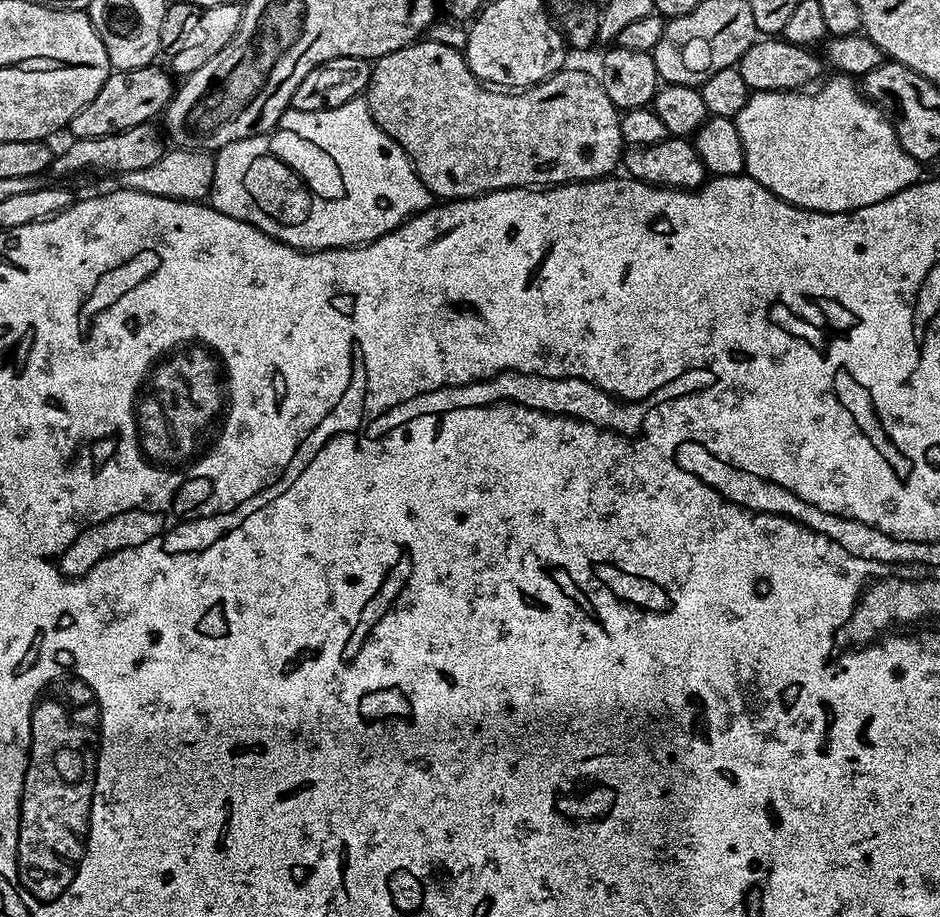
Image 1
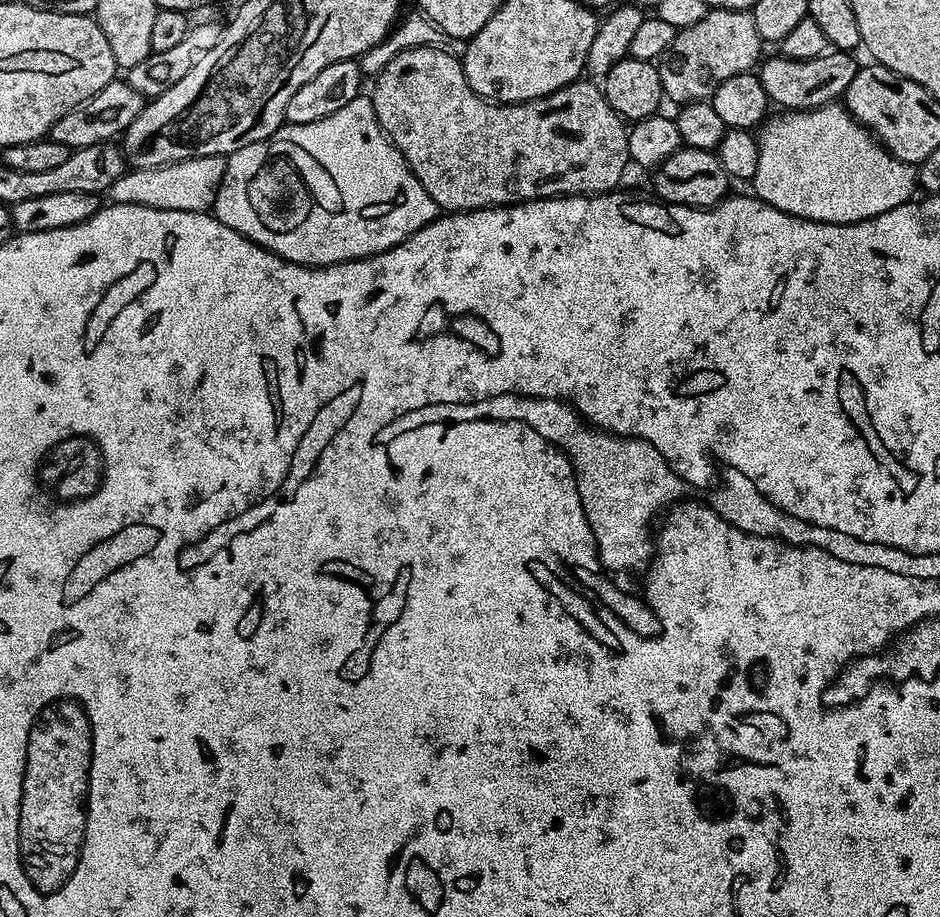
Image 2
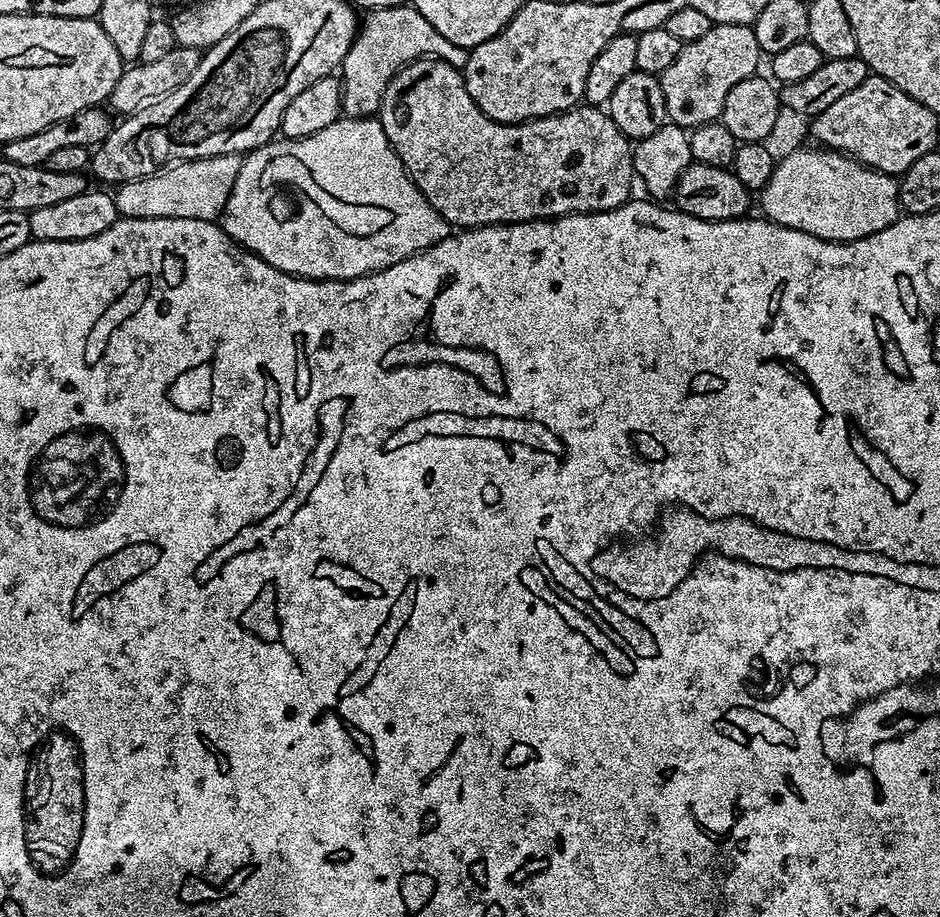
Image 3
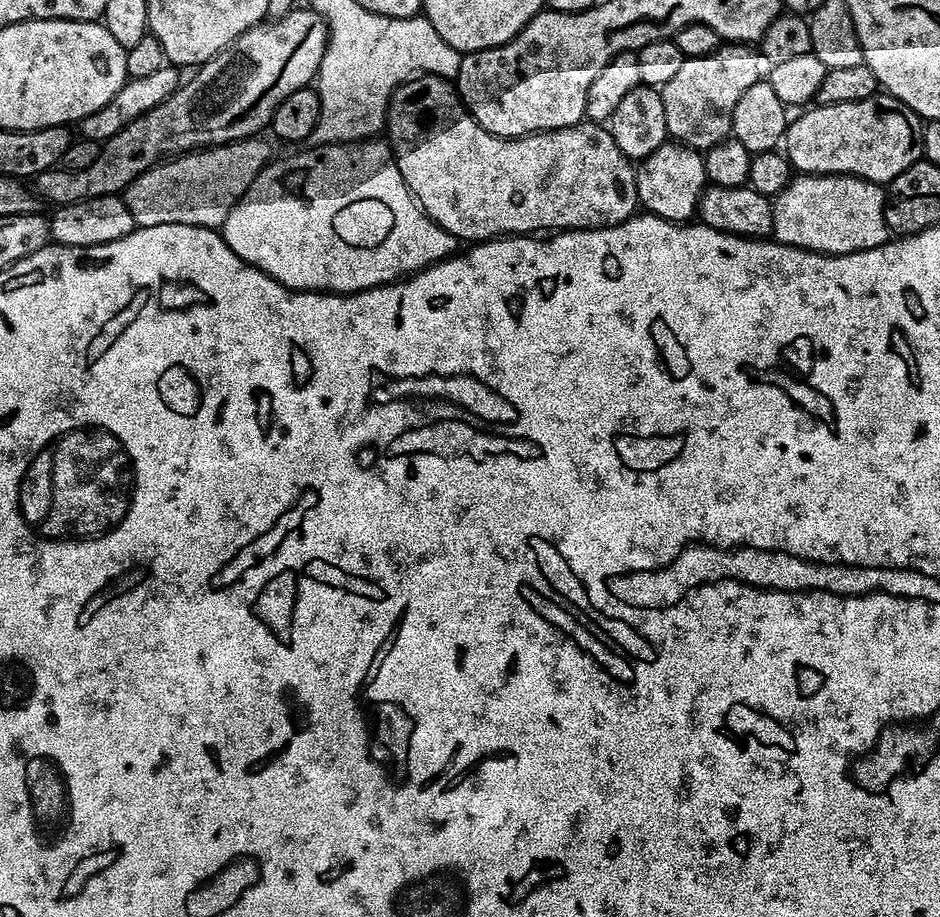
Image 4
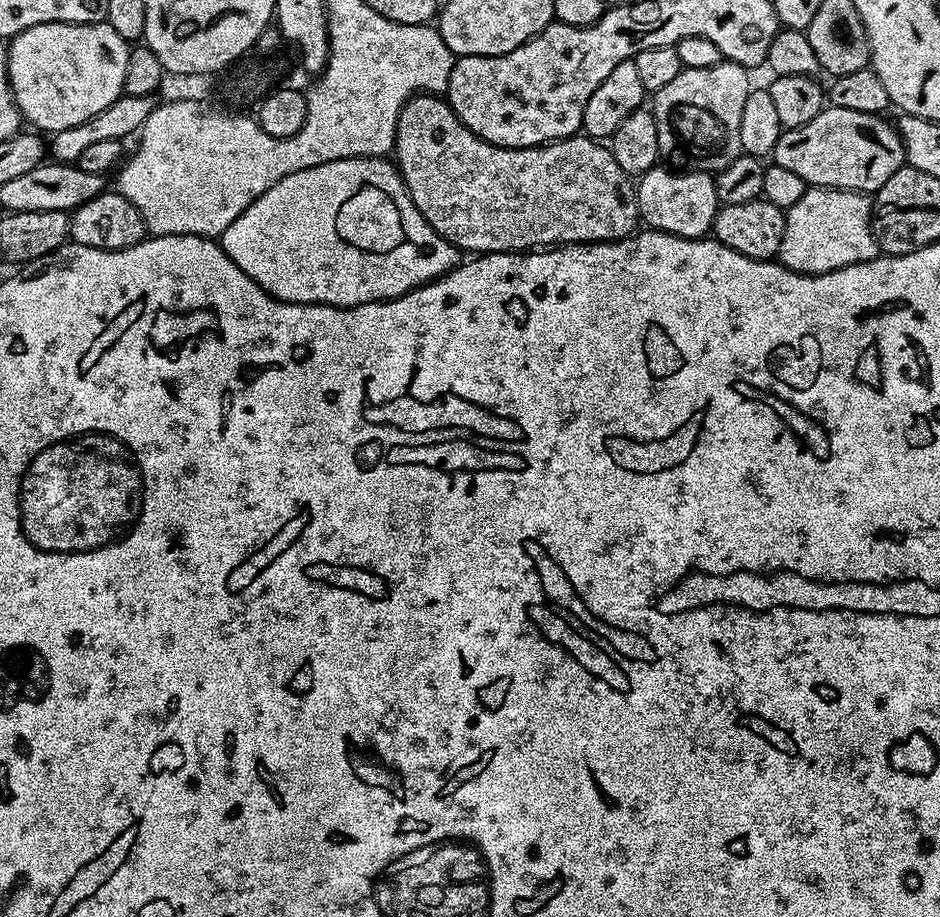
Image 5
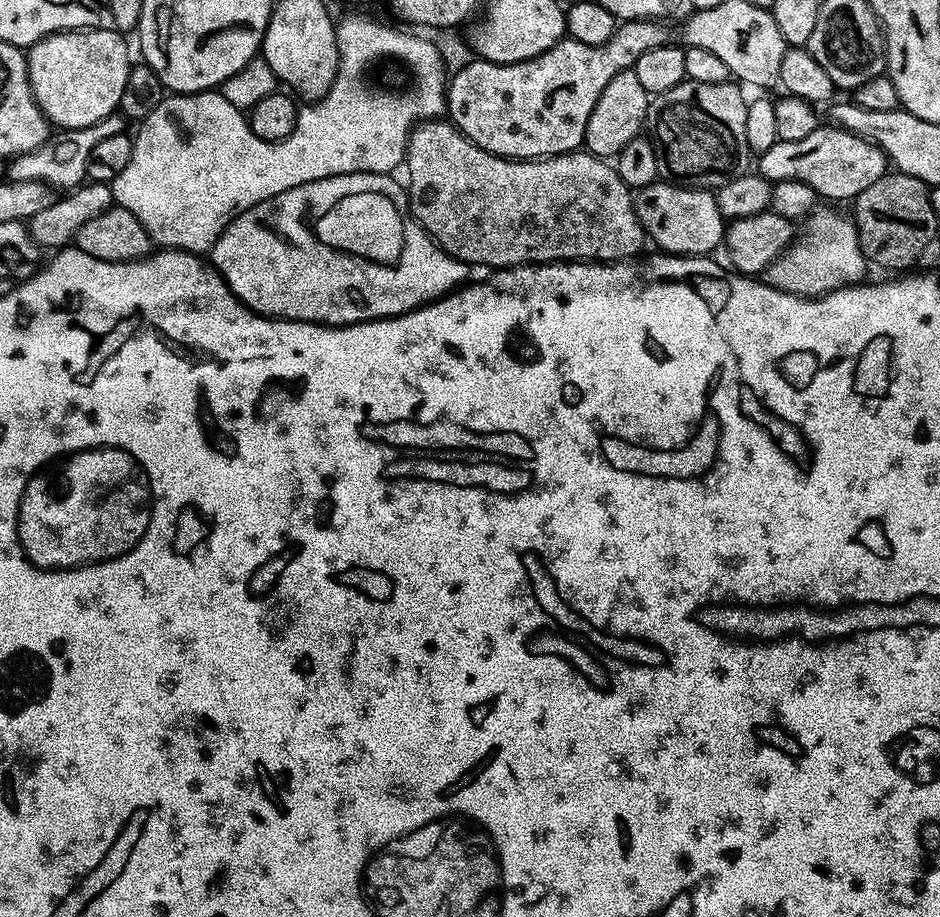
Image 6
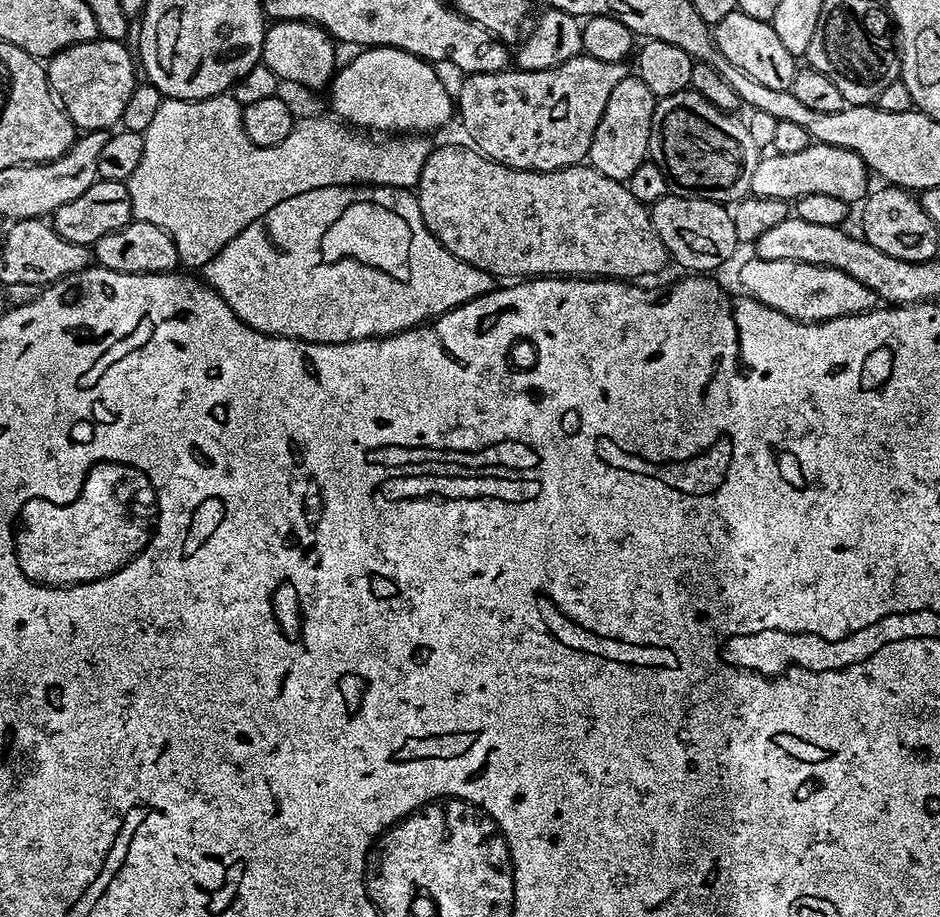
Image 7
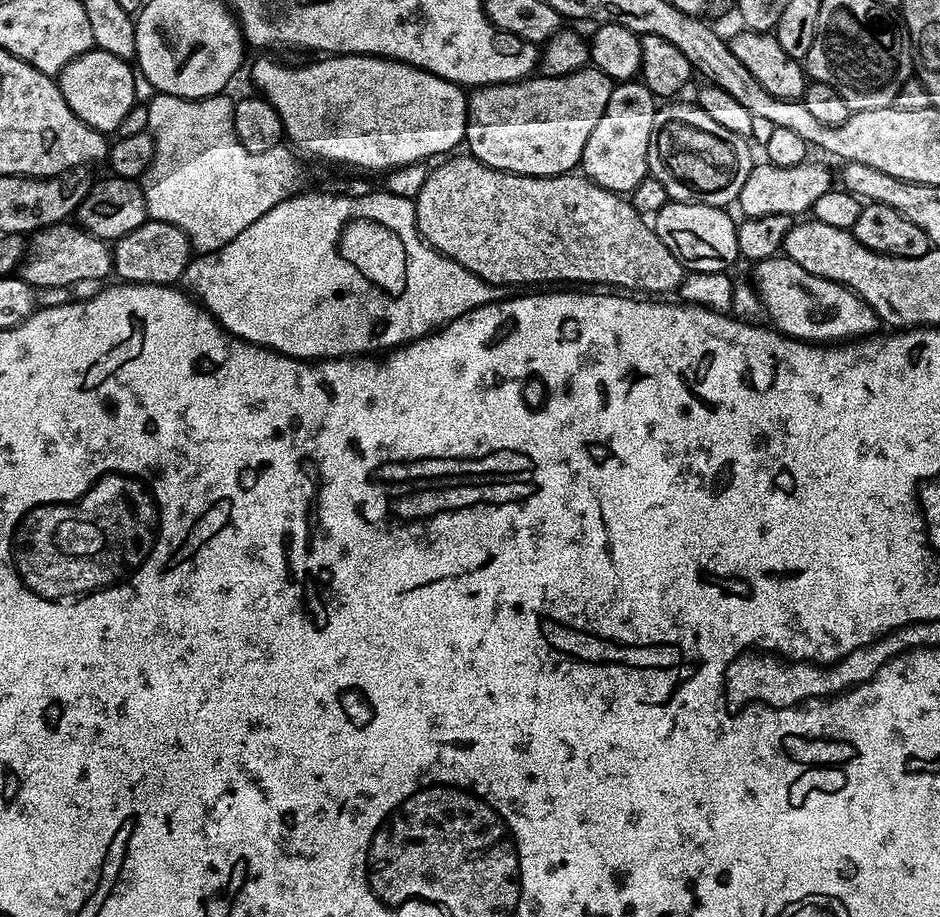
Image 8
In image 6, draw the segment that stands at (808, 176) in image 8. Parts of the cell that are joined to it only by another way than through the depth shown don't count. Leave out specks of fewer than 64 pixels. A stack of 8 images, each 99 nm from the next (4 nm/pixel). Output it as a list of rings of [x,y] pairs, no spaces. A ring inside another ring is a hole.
[[[821,126],[799,142],[777,140],[770,150],[759,153],[759,175],[766,180],[797,180],[809,184],[820,198],[855,201],[885,176],[890,161],[877,144],[863,140],[839,126]]]

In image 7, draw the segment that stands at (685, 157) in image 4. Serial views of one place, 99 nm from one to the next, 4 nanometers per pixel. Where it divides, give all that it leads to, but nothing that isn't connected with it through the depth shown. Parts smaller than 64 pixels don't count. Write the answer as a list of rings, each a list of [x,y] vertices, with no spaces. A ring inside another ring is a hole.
[[[667,194],[651,205],[650,215],[654,230],[661,242],[664,243],[664,248],[667,250],[669,257],[673,261],[677,260],[682,267],[688,268],[684,270],[691,270],[696,274],[711,273],[711,268],[716,268],[723,260],[730,259],[732,251],[738,248],[732,214],[723,203],[715,200],[701,200],[687,194]]]

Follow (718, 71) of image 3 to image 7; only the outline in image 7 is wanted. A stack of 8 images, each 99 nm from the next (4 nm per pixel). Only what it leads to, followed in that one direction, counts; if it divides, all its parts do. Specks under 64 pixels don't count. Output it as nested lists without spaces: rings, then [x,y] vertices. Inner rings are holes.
[[[691,90],[659,97],[652,115],[648,156],[664,172],[673,189],[701,200],[735,202],[751,193],[752,175],[758,159],[758,149],[754,138],[750,138],[748,125],[738,117],[731,112],[724,112],[702,98],[702,94]]]

